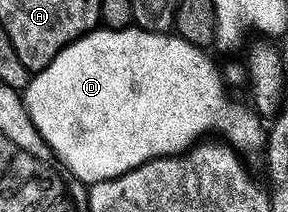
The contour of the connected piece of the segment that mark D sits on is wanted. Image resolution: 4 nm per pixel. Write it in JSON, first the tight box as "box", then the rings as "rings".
{"box":[24,28,267,184],"rings":[[[137,28],[91,30],[64,47],[48,68],[31,77],[24,91],[26,110],[59,163],[87,184],[126,174],[152,158],[183,154],[203,141],[209,130],[219,130],[223,134],[219,135],[239,152],[261,151],[267,135],[264,126],[262,130],[263,119],[249,105],[230,102],[223,71],[214,67],[206,54],[209,53],[203,47],[188,44],[188,40],[169,33],[157,34]]]}

